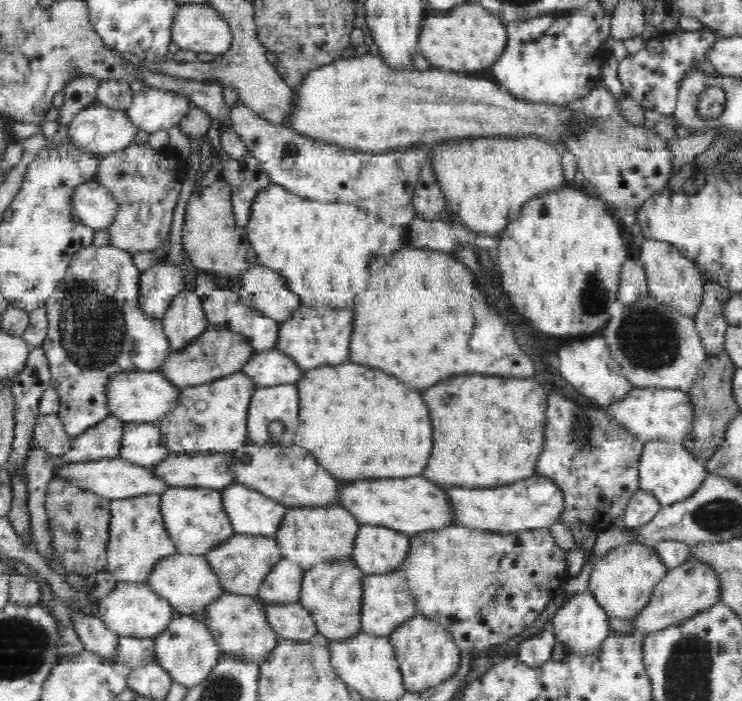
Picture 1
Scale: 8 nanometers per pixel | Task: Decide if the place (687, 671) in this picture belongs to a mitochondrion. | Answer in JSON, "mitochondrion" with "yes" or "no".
{"mitochondrion":"yes"}

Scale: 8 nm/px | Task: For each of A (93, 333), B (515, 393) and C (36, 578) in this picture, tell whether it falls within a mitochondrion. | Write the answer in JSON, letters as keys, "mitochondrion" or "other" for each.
{"A":"mitochondrion","B":"other","C":"other"}

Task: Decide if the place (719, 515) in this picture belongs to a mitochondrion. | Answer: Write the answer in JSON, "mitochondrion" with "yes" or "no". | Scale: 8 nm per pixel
{"mitochondrion":"yes"}

